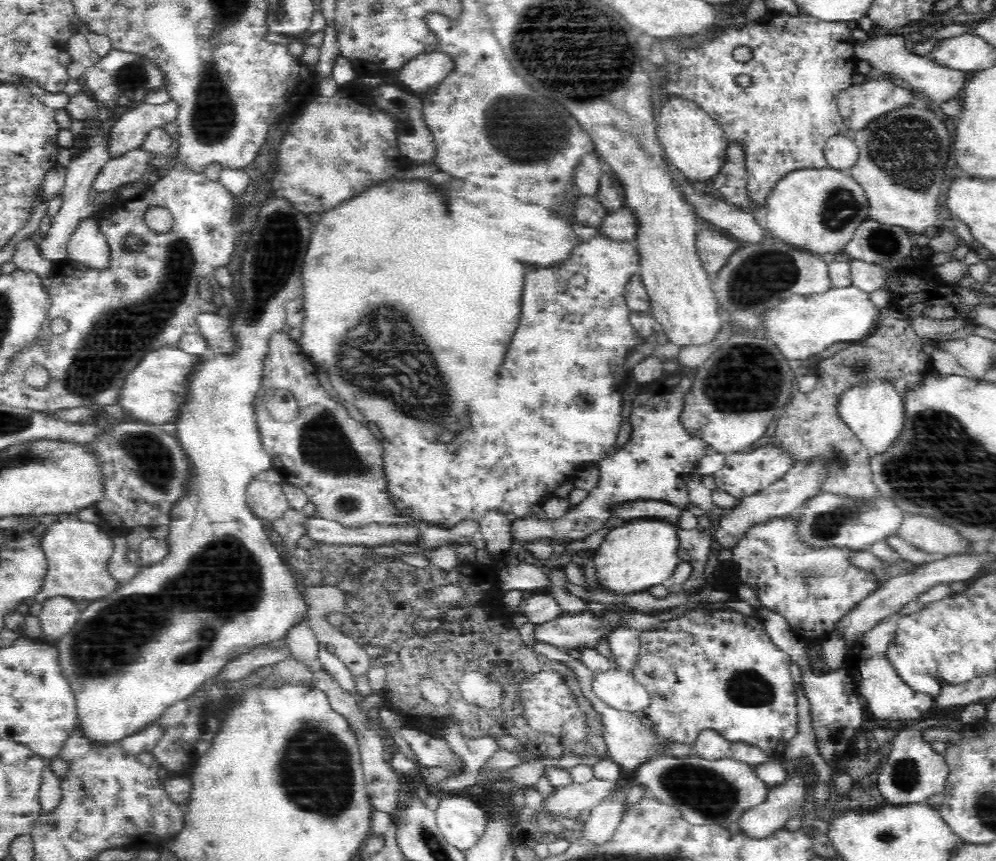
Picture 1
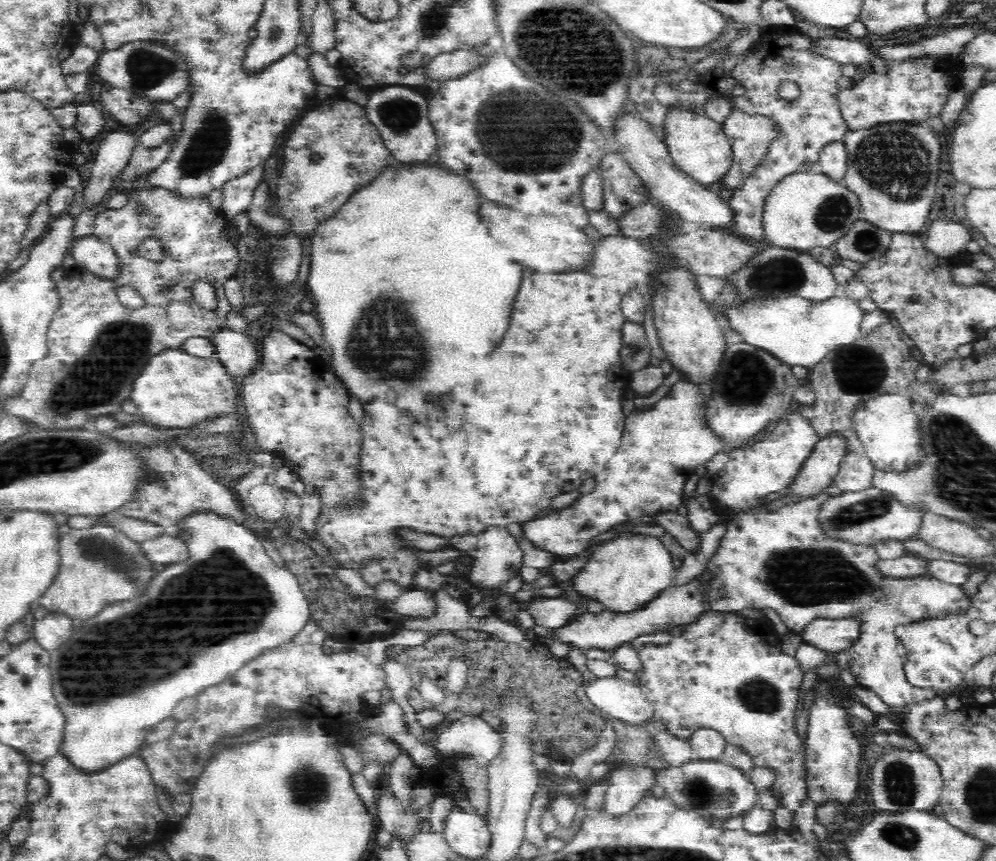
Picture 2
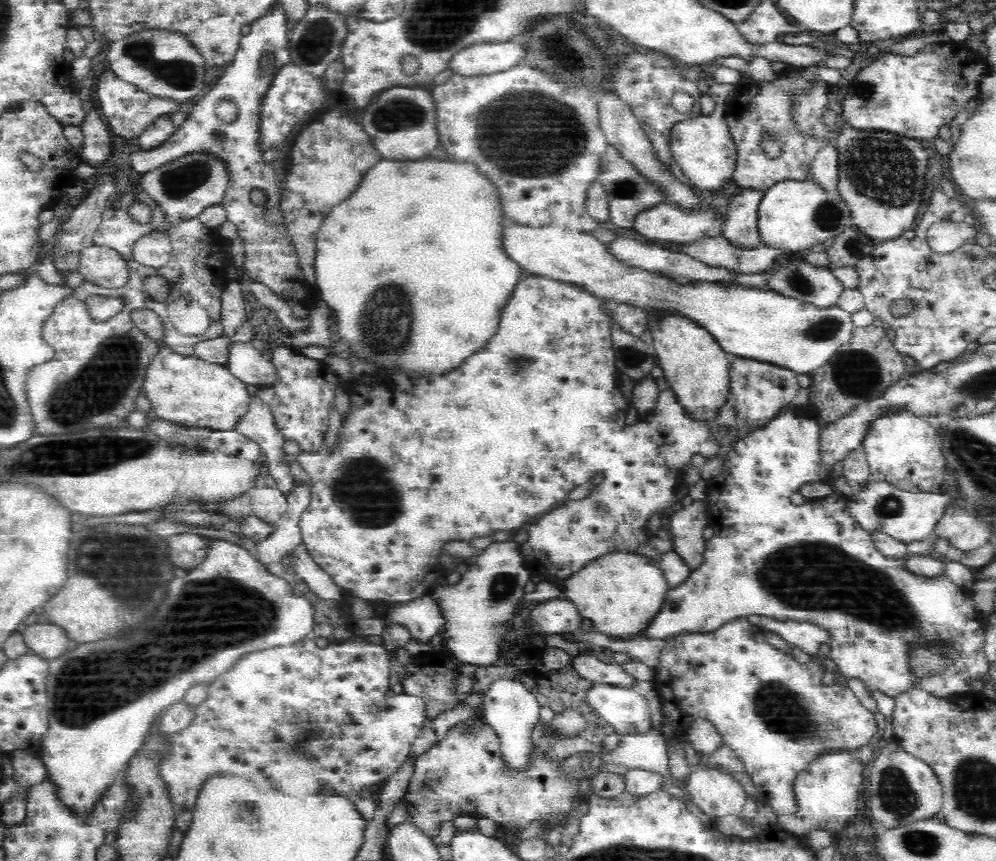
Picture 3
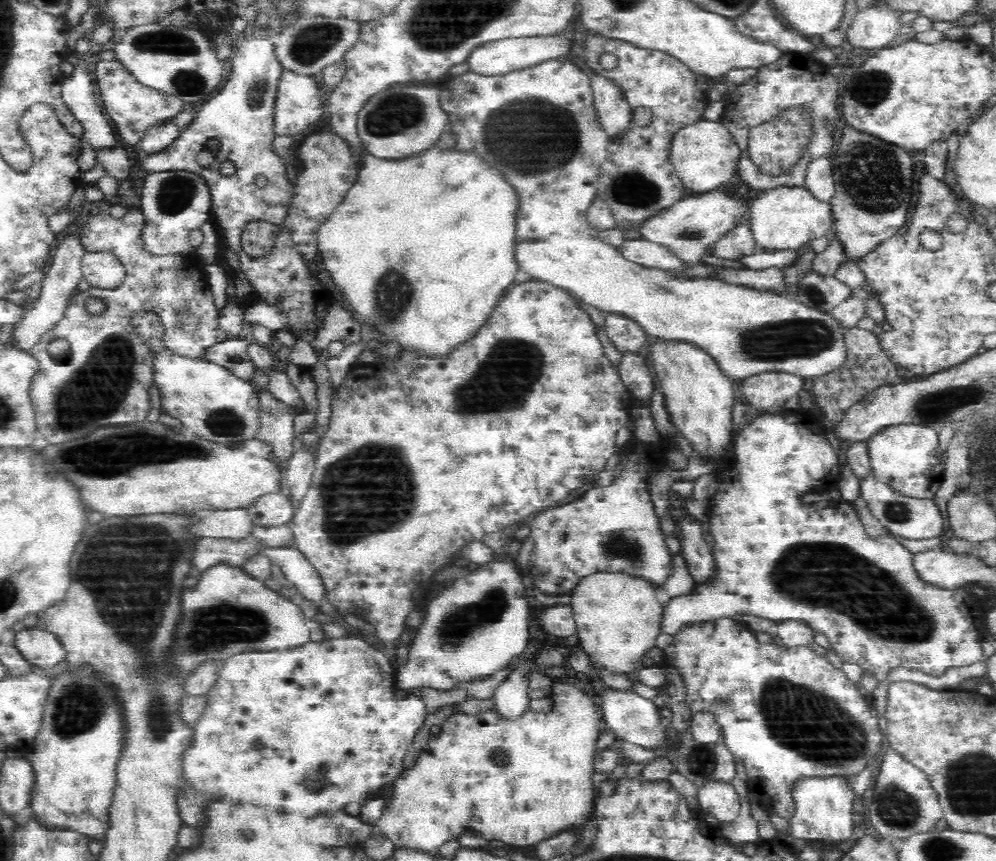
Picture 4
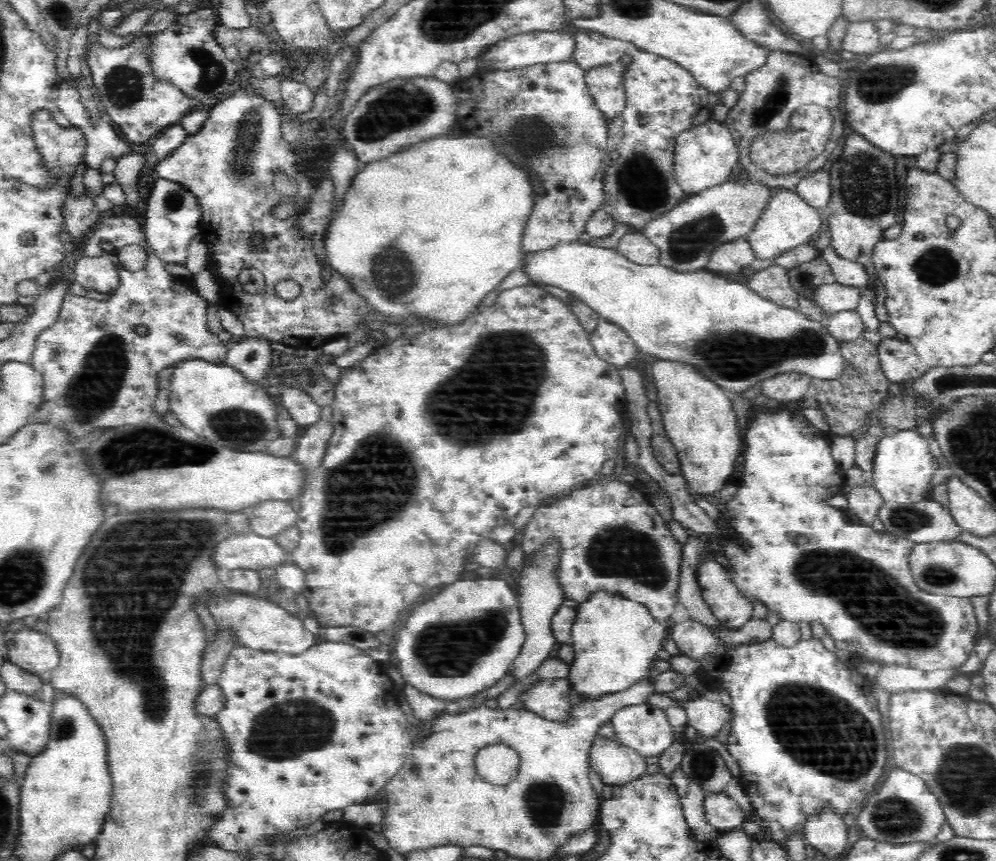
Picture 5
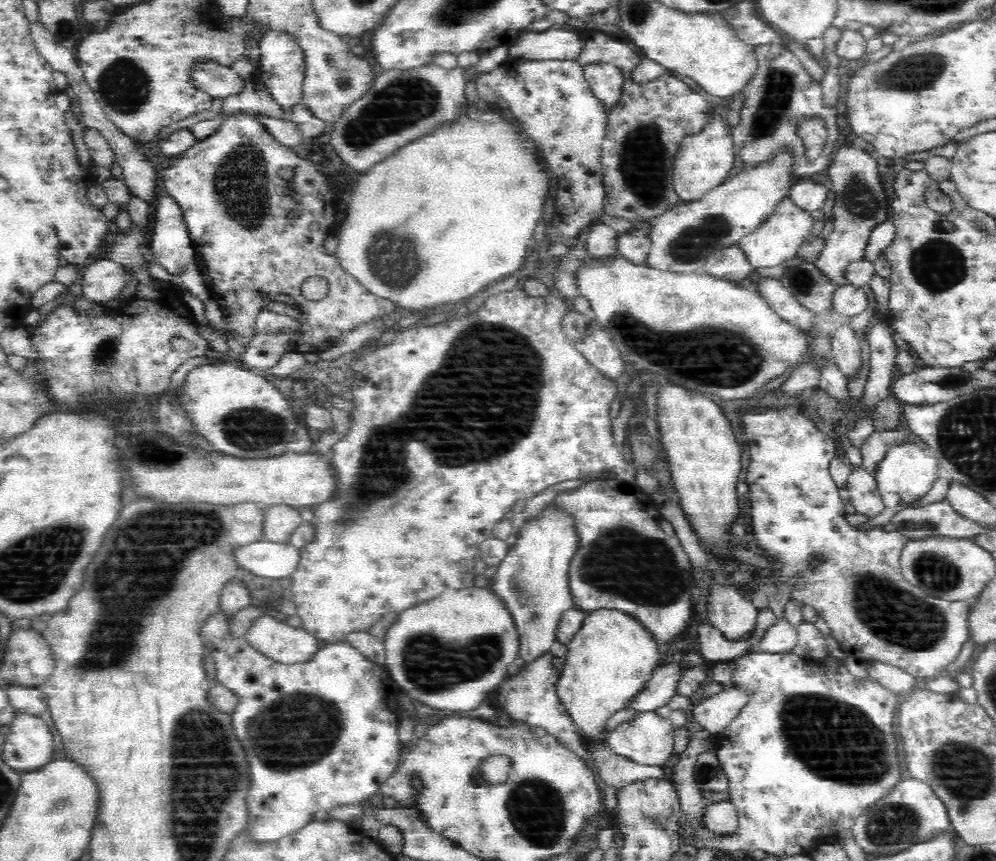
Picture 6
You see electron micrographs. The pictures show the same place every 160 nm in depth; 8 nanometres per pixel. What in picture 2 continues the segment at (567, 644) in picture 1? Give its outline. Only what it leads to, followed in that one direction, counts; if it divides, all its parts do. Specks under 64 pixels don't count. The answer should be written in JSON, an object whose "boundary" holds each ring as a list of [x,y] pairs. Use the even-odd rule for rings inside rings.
{"boundary":[[[796,412],[796,414],[784,416],[772,433],[764,436],[762,440],[729,449],[728,465],[711,477],[710,492],[707,495],[711,508],[717,510],[721,522],[726,526],[726,531],[720,538],[718,546],[714,548],[714,554],[706,560],[702,574],[692,578],[686,584],[668,587],[658,599],[644,610],[636,611],[635,614],[586,612],[568,626],[553,630],[555,634],[563,642],[569,642],[574,646],[613,650],[624,643],[630,643],[638,636],[656,634],[656,632],[679,633],[686,627],[695,626],[704,615],[738,614],[744,610],[758,611],[770,608],[778,613],[782,622],[792,632],[802,630],[808,621],[815,618],[848,619],[856,623],[856,640],[848,648],[837,651],[834,654],[834,660],[839,668],[844,668],[854,675],[858,686],[876,692],[891,709],[900,709],[904,704],[940,694],[938,688],[920,688],[907,682],[904,670],[906,652],[895,632],[898,628],[909,624],[968,615],[971,604],[974,602],[973,598],[968,596],[960,586],[938,580],[929,572],[906,578],[888,576],[878,567],[881,558],[874,544],[828,536],[819,521],[819,514],[823,504],[831,498],[831,495],[821,492],[815,497],[804,498],[802,501],[785,505],[778,510],[766,508],[770,502],[766,502],[764,498],[772,492],[780,492],[784,488],[793,486],[820,439],[820,434],[816,433],[811,421],[800,412]]]}

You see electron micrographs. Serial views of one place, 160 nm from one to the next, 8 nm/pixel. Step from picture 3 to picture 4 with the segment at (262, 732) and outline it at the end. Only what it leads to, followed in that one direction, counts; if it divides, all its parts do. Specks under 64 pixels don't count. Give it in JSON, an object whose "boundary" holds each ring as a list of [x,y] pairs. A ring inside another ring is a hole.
{"boundary":[[[324,638],[321,642],[310,641],[303,647],[291,648],[285,651],[248,651],[236,653],[220,661],[220,674],[216,684],[207,692],[209,703],[207,710],[195,724],[195,743],[184,754],[183,765],[185,776],[195,785],[194,795],[184,798],[180,804],[183,824],[206,831],[211,823],[210,810],[216,803],[228,803],[230,807],[256,807],[256,810],[275,814],[296,815],[302,819],[327,817],[338,813],[352,802],[365,803],[368,798],[374,799],[374,794],[384,786],[392,784],[403,772],[406,766],[405,758],[414,742],[416,732],[428,714],[424,701],[412,696],[405,699],[394,699],[396,690],[397,670],[391,665],[389,652],[370,645],[362,639]]]}

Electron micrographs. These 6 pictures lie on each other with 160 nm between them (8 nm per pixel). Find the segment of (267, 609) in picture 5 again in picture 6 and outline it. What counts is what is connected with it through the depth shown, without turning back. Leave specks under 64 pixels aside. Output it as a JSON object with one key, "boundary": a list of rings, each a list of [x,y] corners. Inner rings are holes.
{"boundary":[[[262,617],[254,621],[244,635],[255,651],[282,665],[310,663],[321,649],[321,644],[302,628],[291,627],[274,617]]]}

